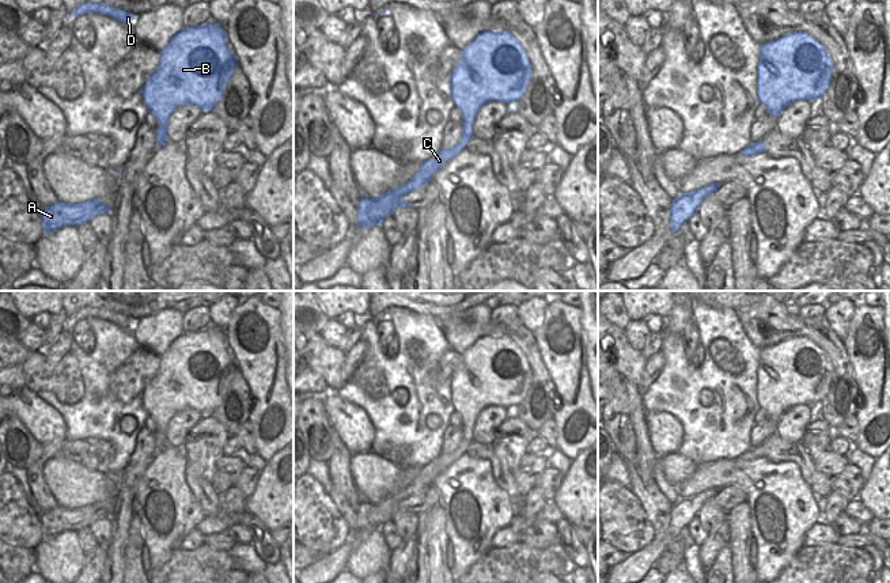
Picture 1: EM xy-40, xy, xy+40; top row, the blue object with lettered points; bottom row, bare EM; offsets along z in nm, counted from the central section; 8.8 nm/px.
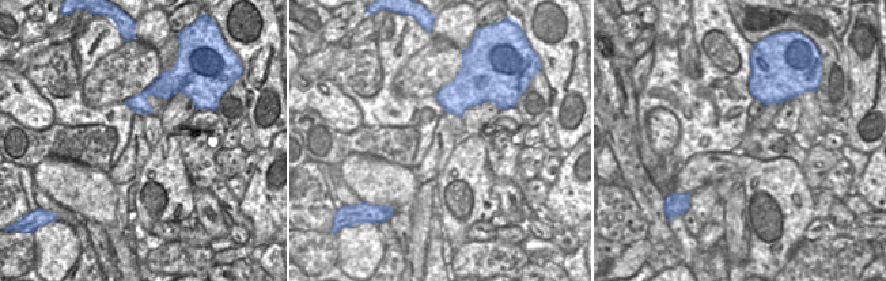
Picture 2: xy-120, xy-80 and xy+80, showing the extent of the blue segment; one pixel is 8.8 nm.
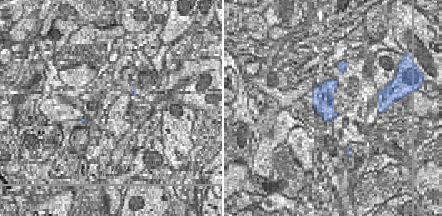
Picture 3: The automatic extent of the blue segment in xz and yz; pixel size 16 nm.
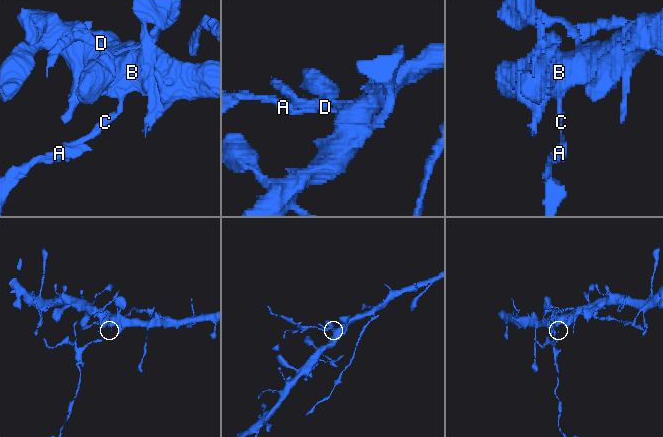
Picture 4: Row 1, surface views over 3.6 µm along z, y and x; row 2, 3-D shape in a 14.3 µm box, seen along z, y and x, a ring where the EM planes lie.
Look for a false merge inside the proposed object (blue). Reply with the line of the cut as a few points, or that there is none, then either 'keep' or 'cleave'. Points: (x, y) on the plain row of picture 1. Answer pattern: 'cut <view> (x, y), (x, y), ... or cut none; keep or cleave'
cut xy (419, 473), (419, 477), (430, 485); cleave

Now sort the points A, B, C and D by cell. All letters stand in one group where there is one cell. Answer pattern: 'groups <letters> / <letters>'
groups A / B C D

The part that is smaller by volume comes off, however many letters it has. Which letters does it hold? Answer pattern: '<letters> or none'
A

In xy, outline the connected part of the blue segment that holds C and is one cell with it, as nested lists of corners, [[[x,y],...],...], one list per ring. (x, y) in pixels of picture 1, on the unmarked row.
[[[482,336],[463,355],[451,378],[451,402],[462,416],[463,436],[461,446],[451,454],[439,454],[429,465],[420,469],[423,482],[431,485],[433,477],[457,461],[473,442],[477,416],[492,405],[515,409],[522,404],[531,383],[531,368],[522,349],[508,336]]]

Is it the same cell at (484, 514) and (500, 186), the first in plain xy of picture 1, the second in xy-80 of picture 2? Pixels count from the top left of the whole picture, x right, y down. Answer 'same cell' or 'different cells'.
different cells

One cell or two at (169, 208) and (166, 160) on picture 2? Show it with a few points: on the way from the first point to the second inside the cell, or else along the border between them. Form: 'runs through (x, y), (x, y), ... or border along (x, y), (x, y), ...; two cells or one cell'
runs through (169, 196), (166, 173); one cell

